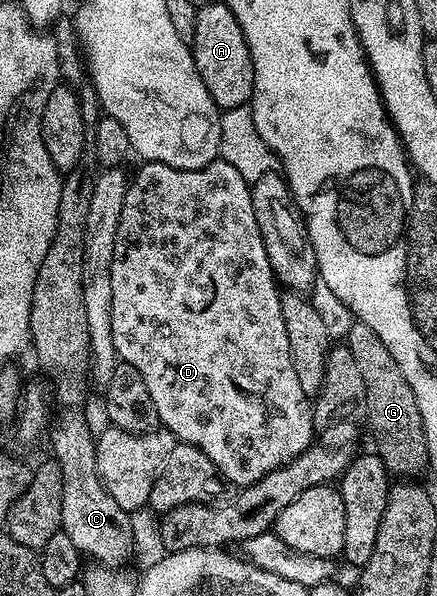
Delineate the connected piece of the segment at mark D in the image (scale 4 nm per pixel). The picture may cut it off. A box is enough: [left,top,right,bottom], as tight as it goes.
[111,158,313,486]

